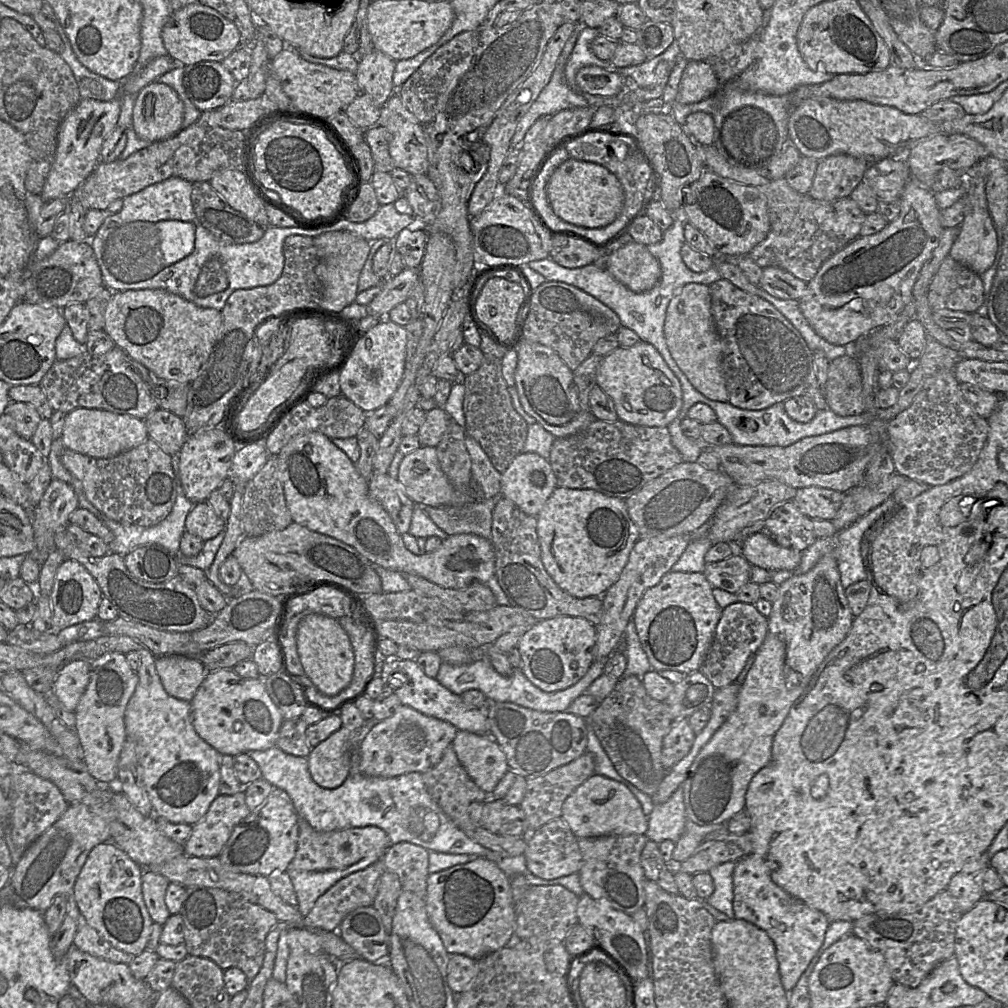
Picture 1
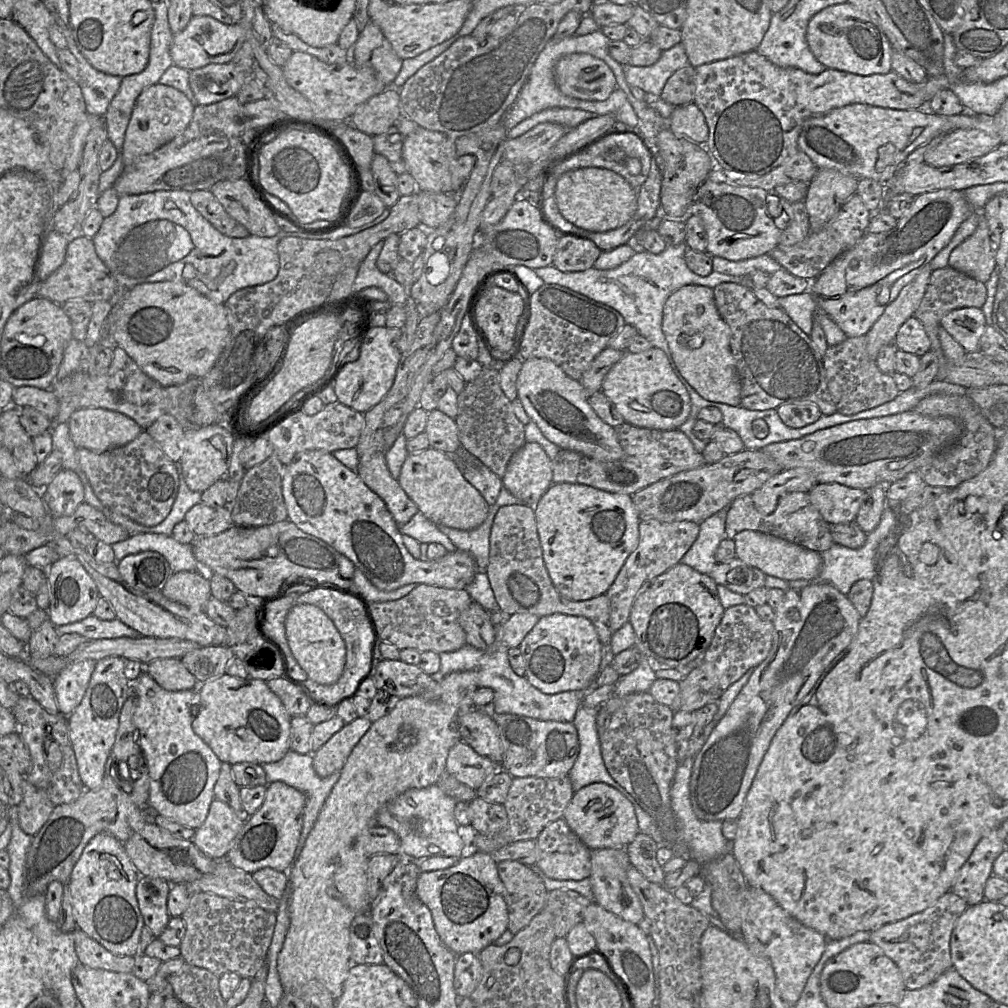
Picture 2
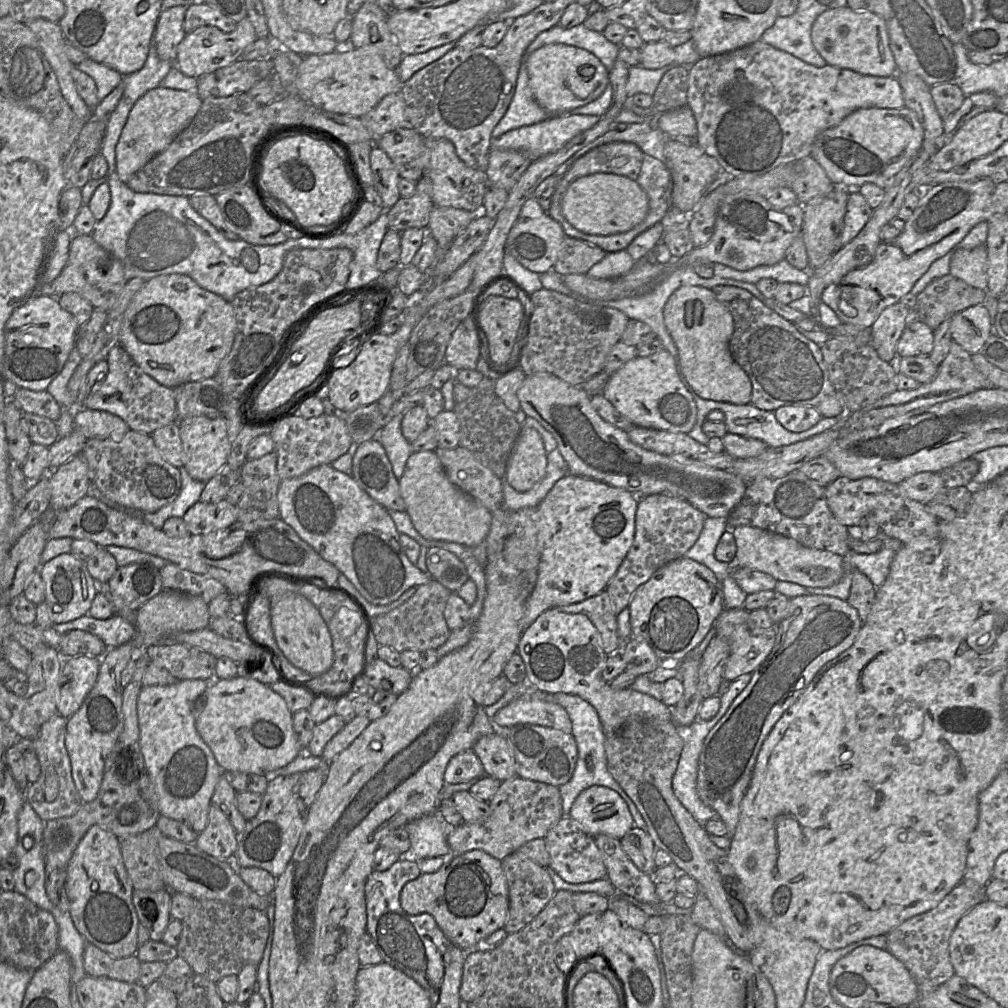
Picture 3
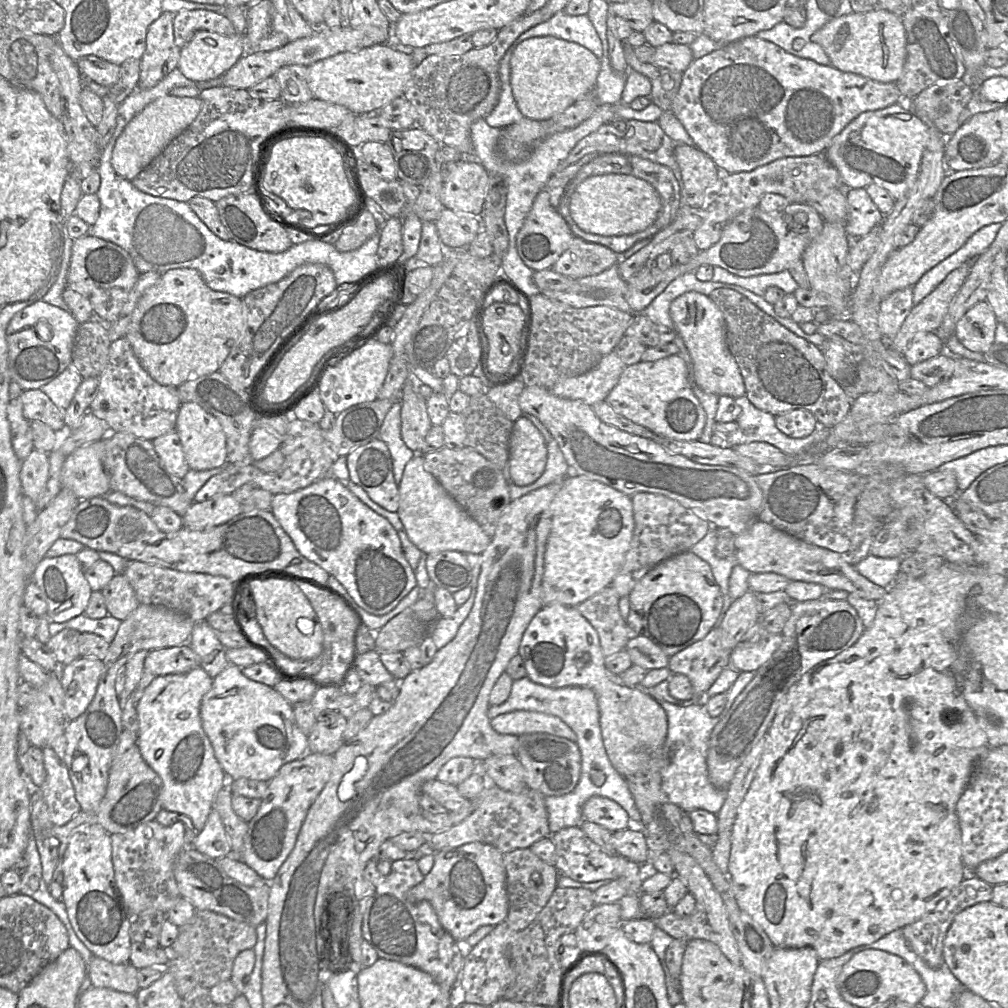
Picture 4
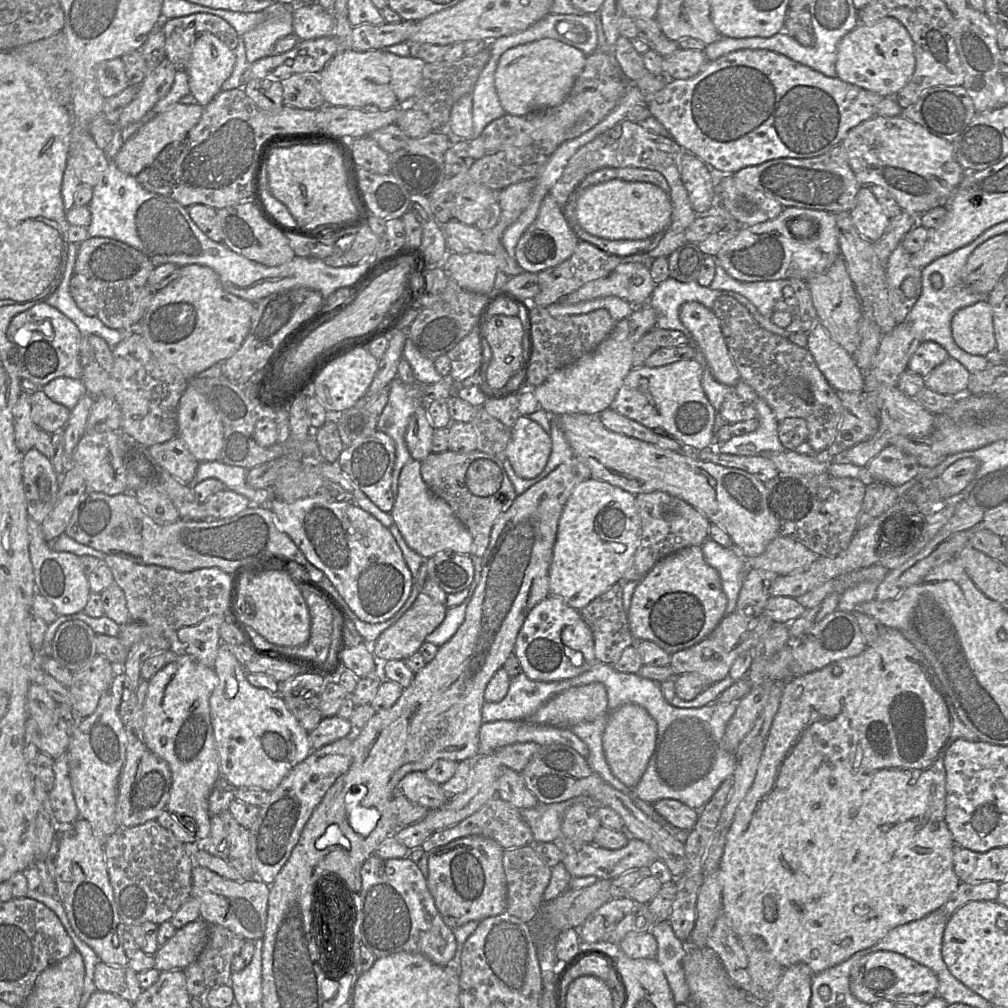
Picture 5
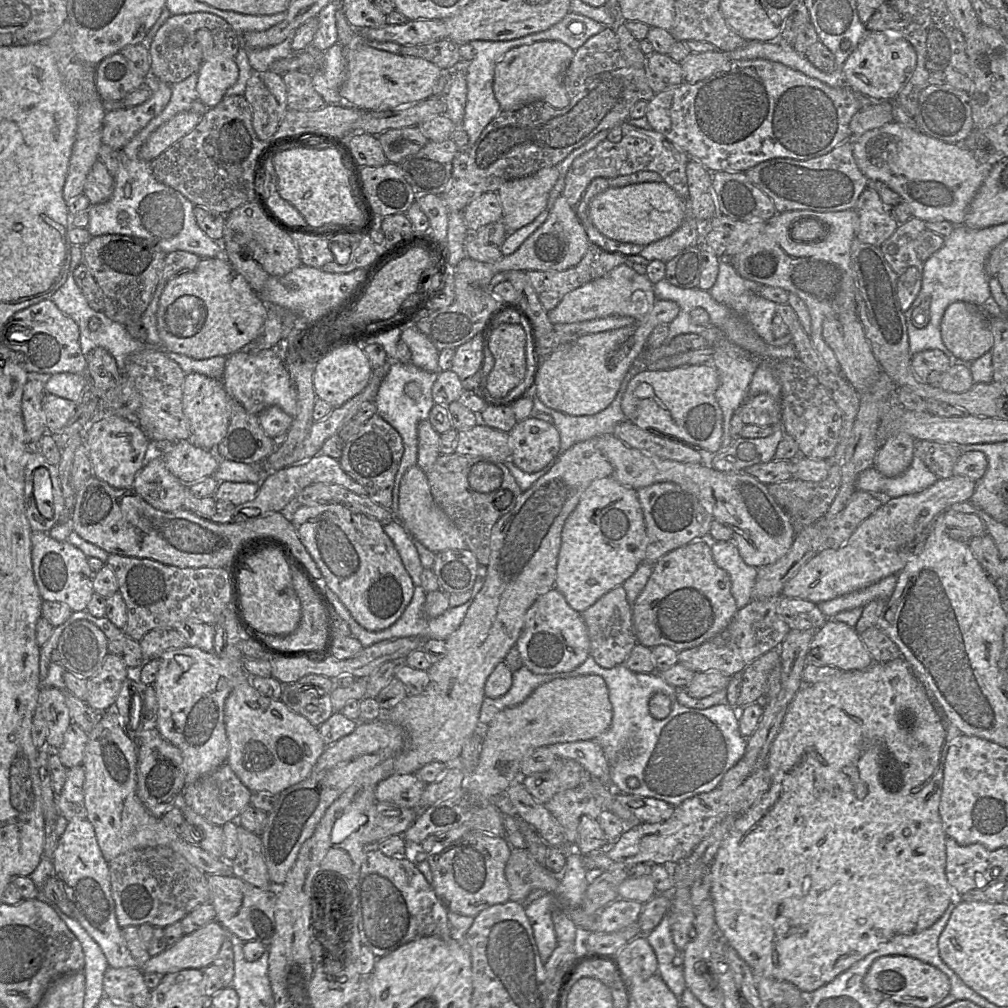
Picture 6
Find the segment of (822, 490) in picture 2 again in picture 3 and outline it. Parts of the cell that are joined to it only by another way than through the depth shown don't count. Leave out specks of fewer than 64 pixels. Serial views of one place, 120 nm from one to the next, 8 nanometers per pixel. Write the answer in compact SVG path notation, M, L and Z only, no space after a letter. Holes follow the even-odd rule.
M840 476L825 488L827 504L835 518L843 525L857 529L860 521L873 514L880 528L880 534L897 539L906 544L919 536L938 536L938 523L926 505L905 496L898 484L873 477L849 479Z

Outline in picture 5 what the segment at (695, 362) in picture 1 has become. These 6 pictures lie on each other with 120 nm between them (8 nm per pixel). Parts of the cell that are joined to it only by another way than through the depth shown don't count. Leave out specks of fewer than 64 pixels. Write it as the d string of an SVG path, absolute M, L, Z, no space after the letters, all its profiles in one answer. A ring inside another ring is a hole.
M686 302L679 309L679 318L689 330L691 343L699 349L713 377L734 387L740 380L715 313L699 302Z

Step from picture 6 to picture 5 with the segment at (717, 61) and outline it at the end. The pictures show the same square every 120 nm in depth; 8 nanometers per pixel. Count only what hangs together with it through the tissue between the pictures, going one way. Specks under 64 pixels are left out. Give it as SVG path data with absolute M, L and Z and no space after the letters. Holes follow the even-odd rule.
M678 49L664 58L664 75L670 80L688 79L697 75L708 63L704 51Z

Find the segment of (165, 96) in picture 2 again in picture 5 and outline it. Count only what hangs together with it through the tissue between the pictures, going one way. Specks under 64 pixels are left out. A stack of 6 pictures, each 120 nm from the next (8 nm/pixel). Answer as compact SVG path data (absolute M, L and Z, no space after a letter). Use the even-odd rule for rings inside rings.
M176 103L170 106L167 110L157 114L124 142L111 162L124 174L136 177L154 162L164 148L182 140L196 126L201 119L203 108L199 104Z

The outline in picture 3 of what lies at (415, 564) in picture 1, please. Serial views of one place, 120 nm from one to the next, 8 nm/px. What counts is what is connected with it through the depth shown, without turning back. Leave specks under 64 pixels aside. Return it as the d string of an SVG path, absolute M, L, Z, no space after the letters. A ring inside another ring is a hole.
M320 465L307 473L282 480L278 489L279 518L290 525L299 537L308 543L324 560L333 564L371 604L388 605L411 587L424 585L432 580L412 564L401 544L400 533L387 509L373 500L355 481L331 465Z

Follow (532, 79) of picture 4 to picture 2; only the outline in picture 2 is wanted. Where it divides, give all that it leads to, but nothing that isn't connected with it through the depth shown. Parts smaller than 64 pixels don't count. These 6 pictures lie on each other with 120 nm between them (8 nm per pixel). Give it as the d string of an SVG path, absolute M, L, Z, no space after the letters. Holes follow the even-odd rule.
M586 53L562 56L555 64L554 78L561 93L587 101L603 101L617 88L608 65Z

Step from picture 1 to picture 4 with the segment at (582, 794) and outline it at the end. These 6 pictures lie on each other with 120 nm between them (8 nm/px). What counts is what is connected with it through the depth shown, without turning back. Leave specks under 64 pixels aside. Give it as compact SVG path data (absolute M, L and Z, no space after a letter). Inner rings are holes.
M593 796L586 801L582 817L610 832L626 829L630 824L628 813L617 802L601 796Z

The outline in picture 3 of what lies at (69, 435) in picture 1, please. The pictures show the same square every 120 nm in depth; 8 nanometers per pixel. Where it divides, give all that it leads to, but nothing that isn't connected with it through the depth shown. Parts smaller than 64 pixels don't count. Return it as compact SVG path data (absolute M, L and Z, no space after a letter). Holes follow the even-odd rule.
M81 408L74 410L74 429L89 439L120 441L130 430L126 422L106 411Z

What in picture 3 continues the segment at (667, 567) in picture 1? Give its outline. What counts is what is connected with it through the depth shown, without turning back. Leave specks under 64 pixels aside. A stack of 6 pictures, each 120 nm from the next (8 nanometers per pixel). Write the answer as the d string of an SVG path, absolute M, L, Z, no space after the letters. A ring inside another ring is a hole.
M663 494L639 497L633 544L605 588L616 615L628 607L637 588L648 581L656 570L685 555L698 539L705 518L705 514L680 498Z

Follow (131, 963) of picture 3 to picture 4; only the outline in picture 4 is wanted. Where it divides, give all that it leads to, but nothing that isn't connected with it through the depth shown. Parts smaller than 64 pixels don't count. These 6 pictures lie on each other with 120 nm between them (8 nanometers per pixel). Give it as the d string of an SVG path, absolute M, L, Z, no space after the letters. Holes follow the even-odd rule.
M93 956L88 966L88 976L93 987L136 994L139 991L138 971L130 962L114 964Z

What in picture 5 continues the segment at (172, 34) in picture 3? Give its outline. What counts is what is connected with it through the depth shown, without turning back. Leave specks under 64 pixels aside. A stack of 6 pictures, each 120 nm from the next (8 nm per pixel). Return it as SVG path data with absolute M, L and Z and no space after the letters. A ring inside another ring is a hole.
M161 24L150 31L141 52L146 63L145 76L136 98L121 113L116 129L139 121L168 94L174 81L177 70L166 55Z

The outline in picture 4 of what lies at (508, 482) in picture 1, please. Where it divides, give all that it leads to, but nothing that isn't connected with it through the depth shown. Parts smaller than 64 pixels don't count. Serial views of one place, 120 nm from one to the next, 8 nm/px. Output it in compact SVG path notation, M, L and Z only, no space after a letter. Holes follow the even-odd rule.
M525 416L513 425L509 441L508 470L517 486L534 483L547 463L547 443L542 433Z

